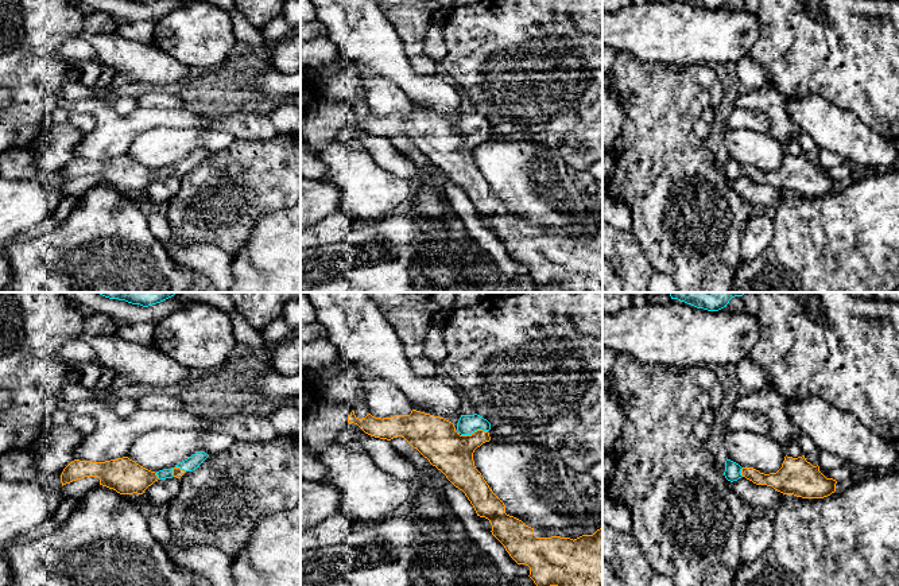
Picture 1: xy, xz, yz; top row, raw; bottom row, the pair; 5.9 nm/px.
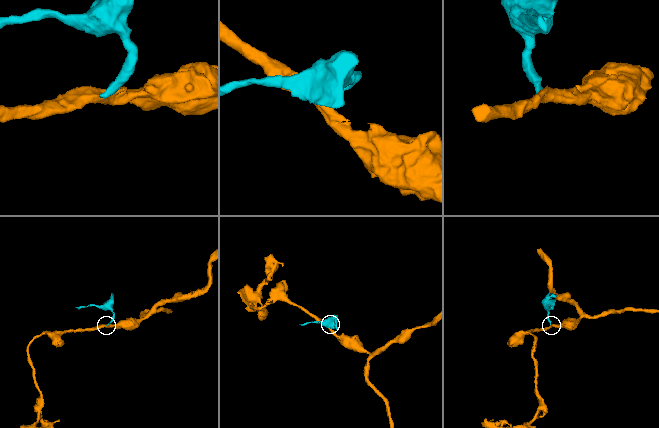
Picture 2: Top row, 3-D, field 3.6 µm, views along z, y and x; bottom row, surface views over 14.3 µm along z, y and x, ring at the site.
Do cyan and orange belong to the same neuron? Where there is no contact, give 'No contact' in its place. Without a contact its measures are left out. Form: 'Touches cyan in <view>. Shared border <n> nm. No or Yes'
Touches cyan in xz. Shared border 160 nm. Yes

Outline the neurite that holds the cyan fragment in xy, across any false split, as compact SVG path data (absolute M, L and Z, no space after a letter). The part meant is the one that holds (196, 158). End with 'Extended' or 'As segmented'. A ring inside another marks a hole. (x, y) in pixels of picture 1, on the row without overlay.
M198 150L175 166L151 170L128 155L105 160L74 158L61 172L62 185L85 175L98 175L100 183L120 193L143 193L158 178L181 176L186 170L193 170L208 156L205 150Z. Extended

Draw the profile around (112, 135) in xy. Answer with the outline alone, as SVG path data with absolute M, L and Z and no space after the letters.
M98 98L65 101L67 112L89 112L96 120L93 131L75 147L74 158L105 160L127 155L133 140L154 128L225 131L236 140L267 141L278 131L267 113L243 110L221 119L208 119L182 106L174 109L136 108L120 116Z

